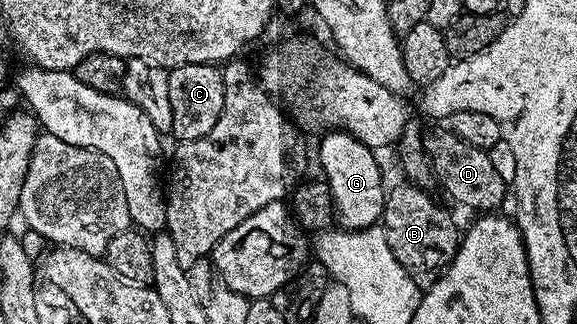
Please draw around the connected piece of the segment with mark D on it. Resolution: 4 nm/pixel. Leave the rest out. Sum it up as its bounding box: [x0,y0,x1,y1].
[422,129,508,212]

